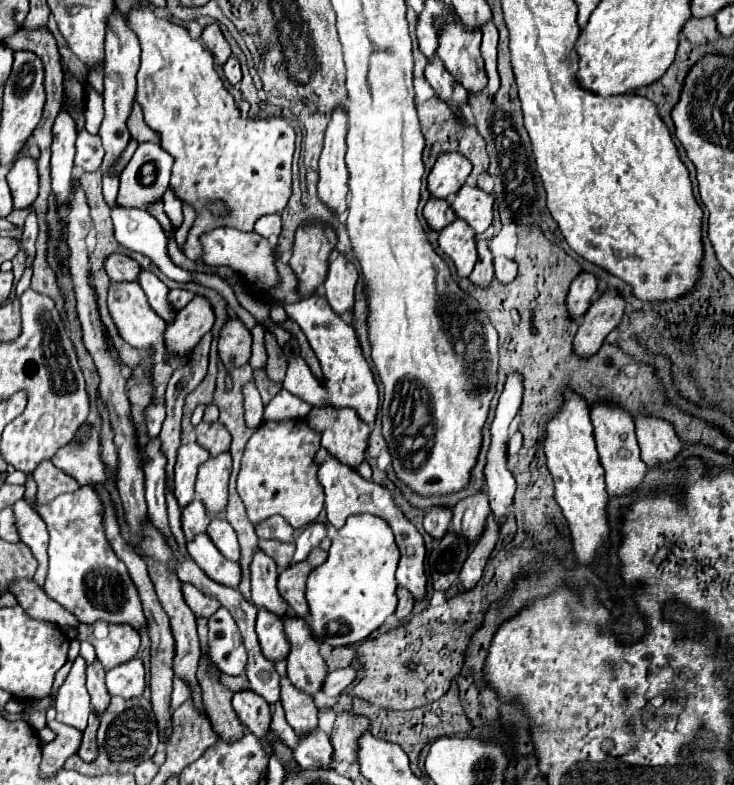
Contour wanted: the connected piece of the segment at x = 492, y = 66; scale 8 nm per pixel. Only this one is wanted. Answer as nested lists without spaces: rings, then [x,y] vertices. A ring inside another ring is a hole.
[[[489,20],[481,26],[483,32],[483,44],[481,44],[481,52],[485,58],[485,72],[487,72],[487,92],[493,94],[495,90],[499,90],[499,74],[497,74],[497,28],[495,24]]]

